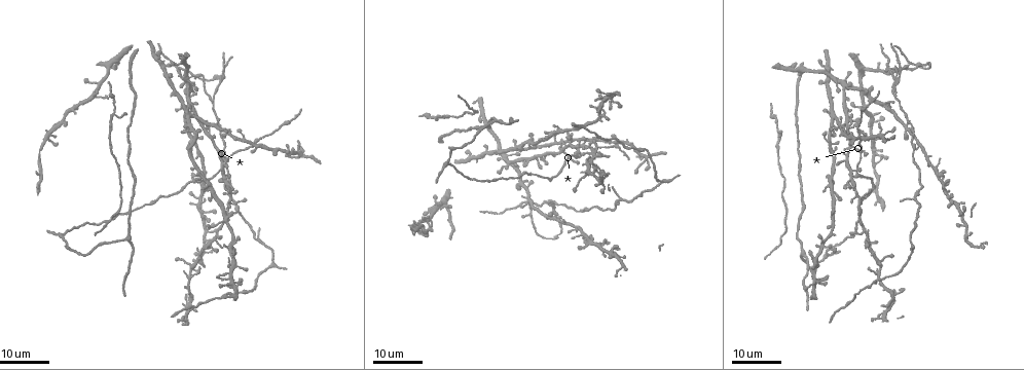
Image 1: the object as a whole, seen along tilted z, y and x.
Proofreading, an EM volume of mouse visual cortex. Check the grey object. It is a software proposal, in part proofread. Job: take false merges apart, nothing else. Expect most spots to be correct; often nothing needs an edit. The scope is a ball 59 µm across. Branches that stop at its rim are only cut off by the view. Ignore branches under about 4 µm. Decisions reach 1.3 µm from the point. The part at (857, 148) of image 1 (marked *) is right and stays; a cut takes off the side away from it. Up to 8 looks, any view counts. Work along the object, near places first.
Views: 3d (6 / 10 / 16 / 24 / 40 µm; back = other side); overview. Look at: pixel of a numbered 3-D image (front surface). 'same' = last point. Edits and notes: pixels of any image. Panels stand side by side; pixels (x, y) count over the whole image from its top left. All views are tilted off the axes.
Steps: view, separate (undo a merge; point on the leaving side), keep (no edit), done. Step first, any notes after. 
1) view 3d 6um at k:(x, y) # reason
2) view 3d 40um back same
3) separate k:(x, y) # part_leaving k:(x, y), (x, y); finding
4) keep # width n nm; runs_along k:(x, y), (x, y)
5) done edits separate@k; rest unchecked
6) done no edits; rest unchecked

view 3d 24um at 1:(229, 158) # four arms meet

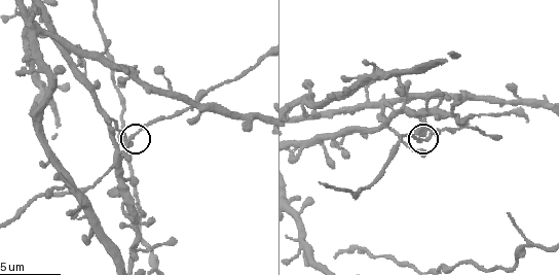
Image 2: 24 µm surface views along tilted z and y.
view 3d 10um at 2:(132, 137)

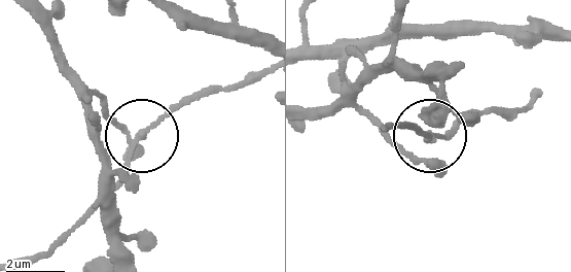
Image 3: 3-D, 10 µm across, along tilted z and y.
keep # width 140 nm; runs_along 3:(106, 111), (126, 131), (140, 132), (201, 90); all the same cell

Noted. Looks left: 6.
view 3d 16um at 2:(527, 245) # small branch off a trunk

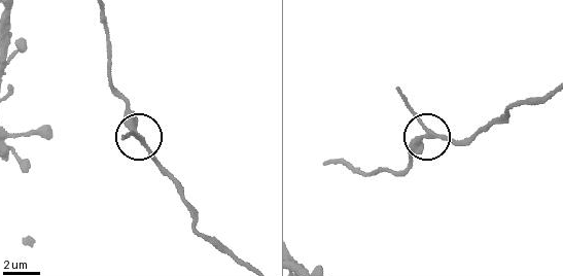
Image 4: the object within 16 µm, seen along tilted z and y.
keep # runs_along 4:(327, 162), (366, 174), (398, 170), (427, 136), (472, 141); continuous, no second cell

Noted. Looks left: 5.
view 3d 16um at 1:(204, 231)

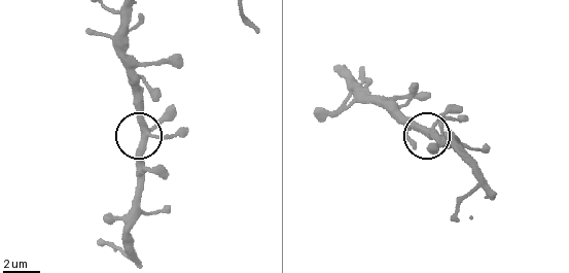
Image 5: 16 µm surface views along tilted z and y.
view 3d 6um at 5:(145, 137) # zoom in

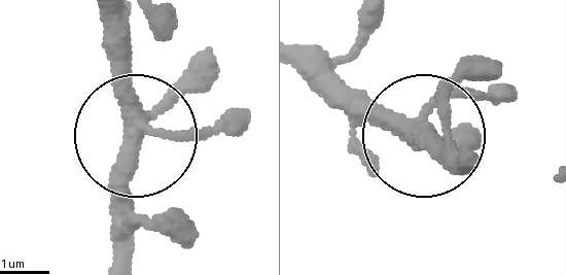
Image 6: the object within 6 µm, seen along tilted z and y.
keep # runs_along 6:(302, 54), (460, 153); one cell here

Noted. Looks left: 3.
view 3d 24um at 1:(890, 68) # three arms meet

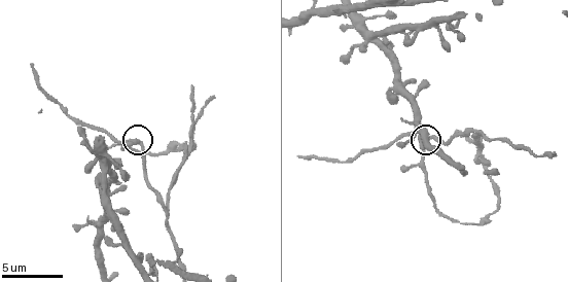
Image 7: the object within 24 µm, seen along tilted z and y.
view 3d 6um at 7:(136, 139) # zoom in

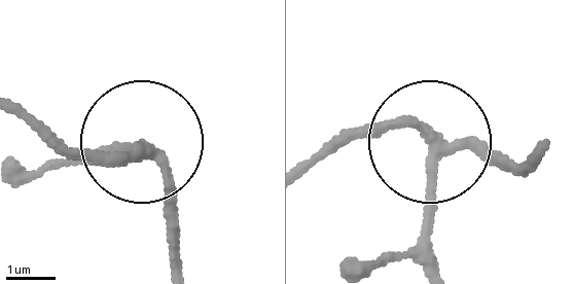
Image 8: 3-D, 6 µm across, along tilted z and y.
keep # width 210 nm; one cell here

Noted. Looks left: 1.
done no edits; rest unchecked

